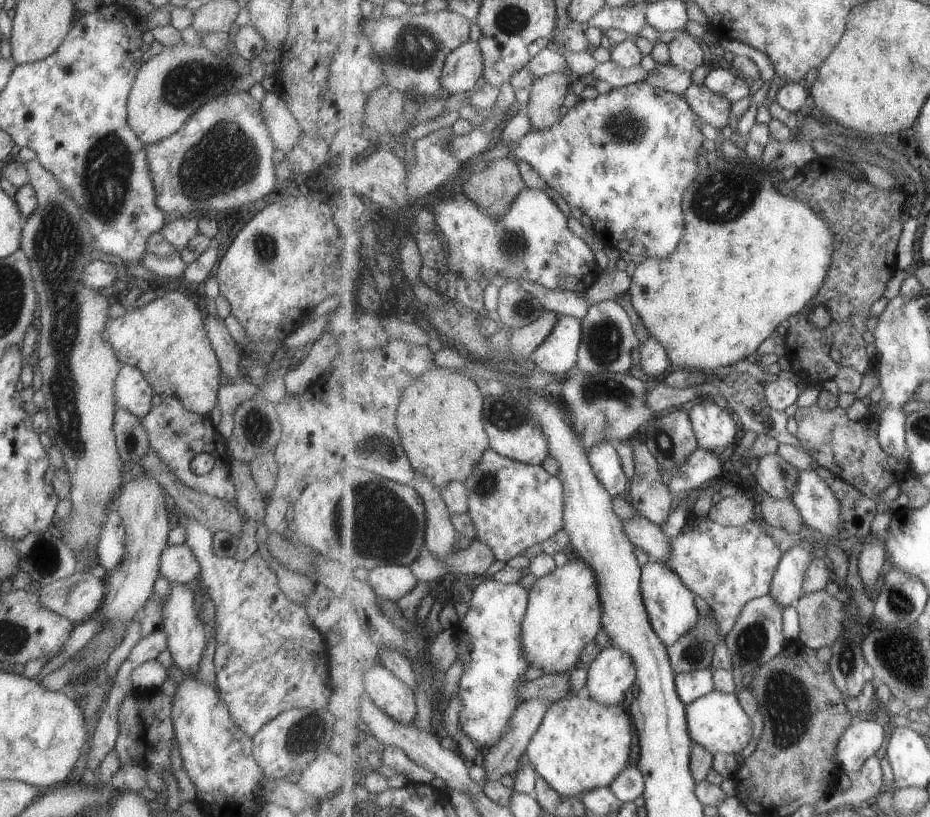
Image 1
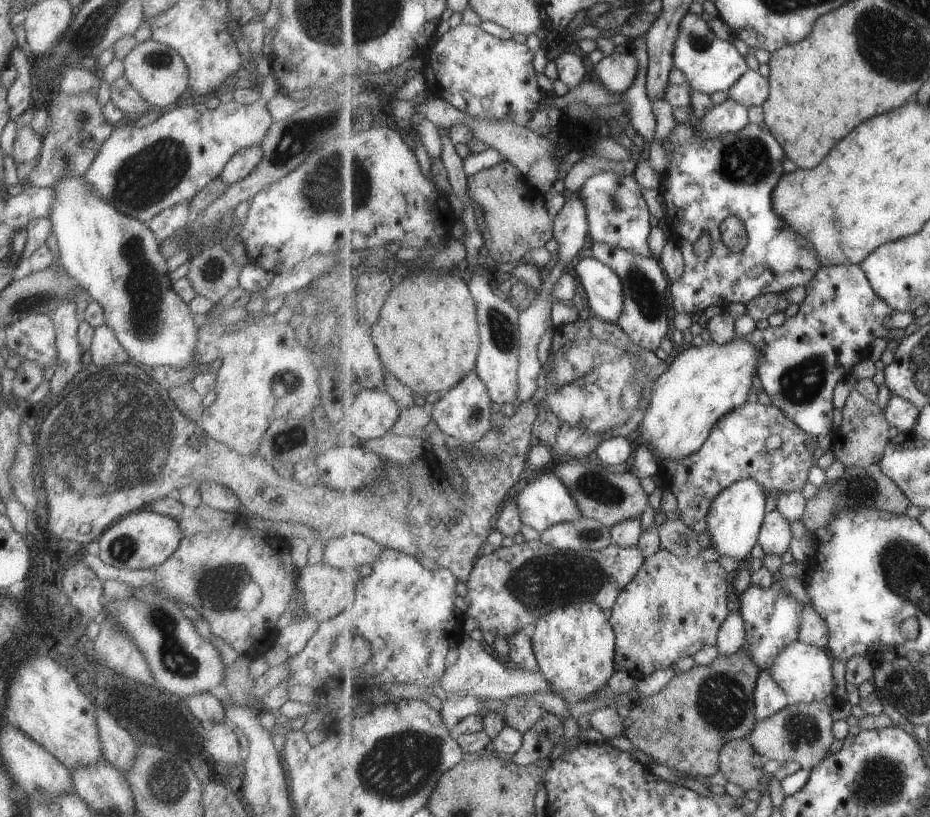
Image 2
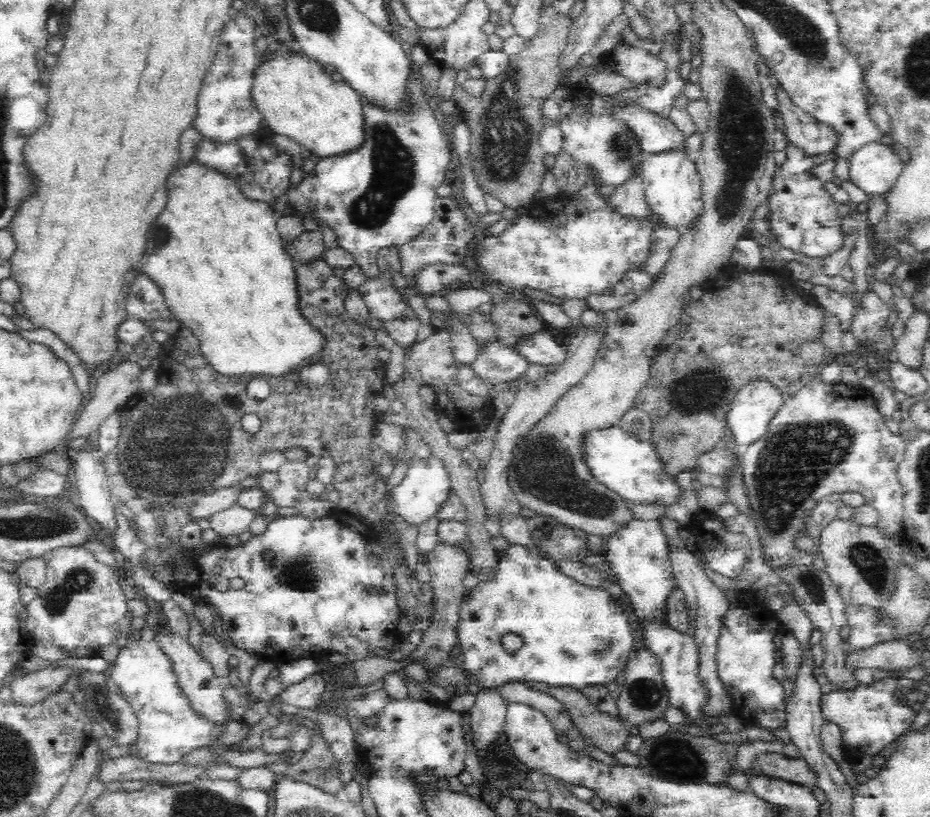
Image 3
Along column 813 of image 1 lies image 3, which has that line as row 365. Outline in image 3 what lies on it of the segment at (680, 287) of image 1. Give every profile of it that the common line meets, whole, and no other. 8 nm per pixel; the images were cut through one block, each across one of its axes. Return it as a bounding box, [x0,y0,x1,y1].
[141,160,326,380]

